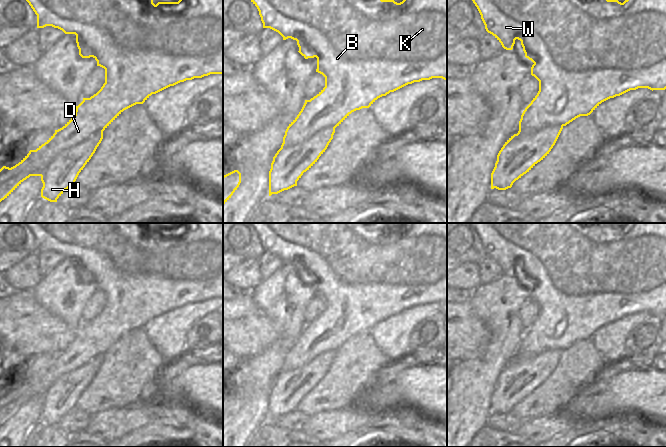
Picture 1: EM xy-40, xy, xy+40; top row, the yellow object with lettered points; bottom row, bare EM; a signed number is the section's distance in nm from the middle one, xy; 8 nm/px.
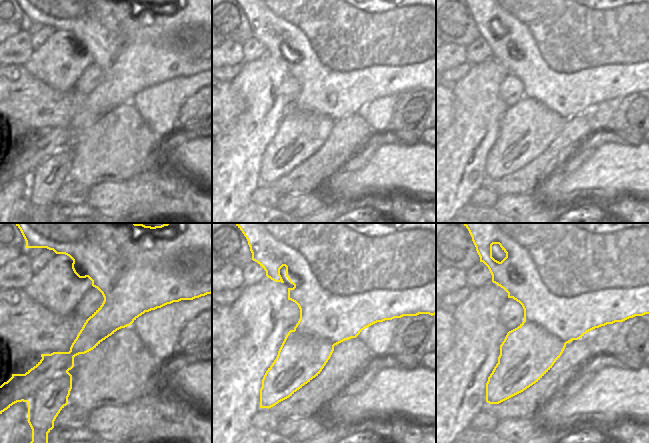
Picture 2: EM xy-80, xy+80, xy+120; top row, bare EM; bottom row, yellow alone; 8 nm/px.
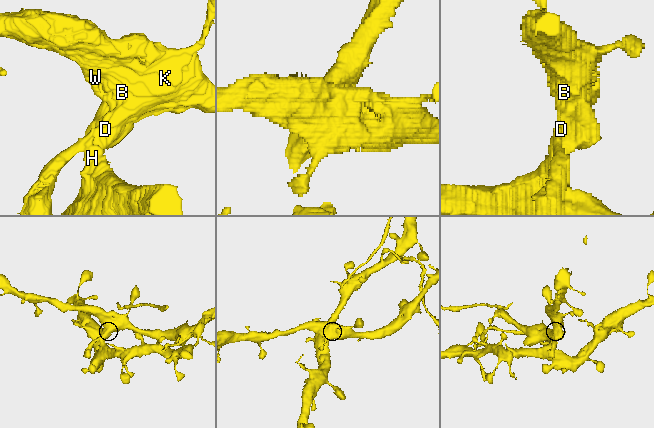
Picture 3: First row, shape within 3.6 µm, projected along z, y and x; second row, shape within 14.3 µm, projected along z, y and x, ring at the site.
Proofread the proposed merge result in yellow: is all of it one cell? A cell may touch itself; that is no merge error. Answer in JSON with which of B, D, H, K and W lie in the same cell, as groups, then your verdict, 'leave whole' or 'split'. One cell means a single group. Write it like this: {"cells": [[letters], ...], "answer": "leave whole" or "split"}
{"cells": [["B", "D", "K", "W"], ["H"]], "answer": "split"}

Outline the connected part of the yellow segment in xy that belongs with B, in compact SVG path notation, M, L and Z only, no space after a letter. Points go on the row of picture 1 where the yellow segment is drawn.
M251 0L251 2L257 7L259 11L259 15L261 17L261 21L263 23L263 28L270 28L276 32L278 32L283 40L291 38L297 41L297 45L299 47L299 53L305 58L317 58L317 69L316 72L322 74L325 77L325 87L313 98L310 100L305 100L305 103L297 115L297 117L289 124L285 131L285 135L283 137L283 143L281 148L290 148L292 146L296 146L298 144L302 144L309 138L311 138L314 134L326 129L326 128L336 128L339 126L352 112L356 110L360 110L362 108L369 108L378 98L382 96L386 96L390 92L394 92L408 84L412 84L414 82L420 82L422 80L430 80L432 78L442 78L447 81L447 0L403 0L400 3L395 2L394 0Z

